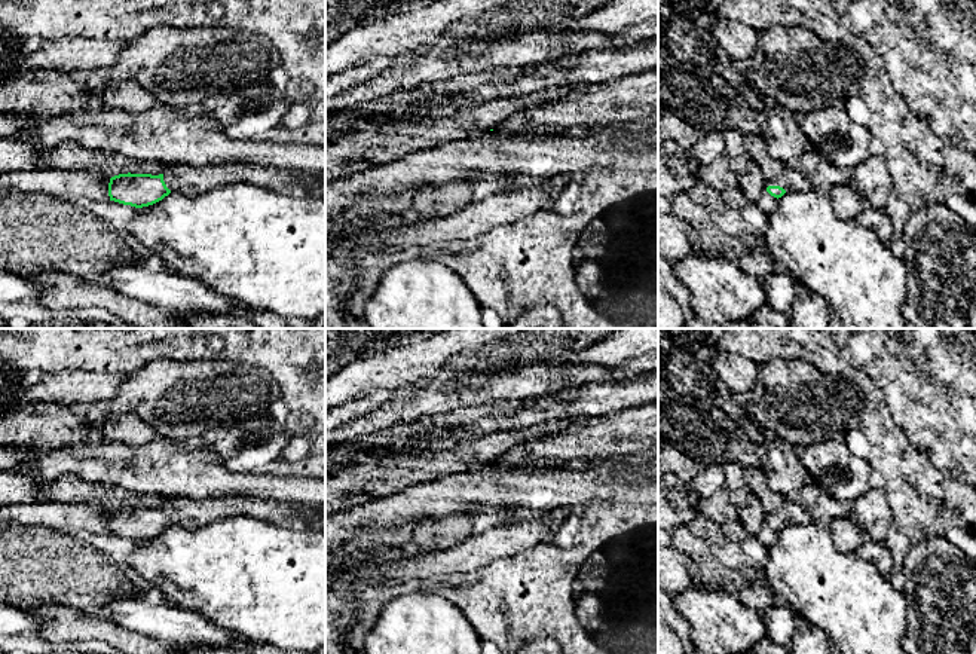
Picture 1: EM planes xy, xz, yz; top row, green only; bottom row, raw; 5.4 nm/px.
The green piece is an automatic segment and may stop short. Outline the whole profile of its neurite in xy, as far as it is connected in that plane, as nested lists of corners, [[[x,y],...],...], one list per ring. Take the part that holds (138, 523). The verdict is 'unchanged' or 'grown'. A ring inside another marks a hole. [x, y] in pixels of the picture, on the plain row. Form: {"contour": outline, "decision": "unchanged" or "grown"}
{"contour": [[[253,496],[172,498],[159,508],[119,507],[110,511],[110,534],[143,541],[171,525],[198,528],[233,516],[248,516],[273,523],[302,520],[312,505]]], "decision": "grown"}

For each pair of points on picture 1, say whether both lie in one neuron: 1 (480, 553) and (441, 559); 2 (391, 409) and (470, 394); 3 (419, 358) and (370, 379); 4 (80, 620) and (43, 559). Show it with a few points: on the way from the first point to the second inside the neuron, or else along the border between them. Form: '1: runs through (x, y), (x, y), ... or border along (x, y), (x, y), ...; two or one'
1: runs through (471, 555), (462, 559), (450, 559); one
2: runs through (410, 403), (450, 396); one
3: runs through (407, 364), (382, 372); one
4: border along (39, 605), (70, 605), (89, 613), (104, 610); two

